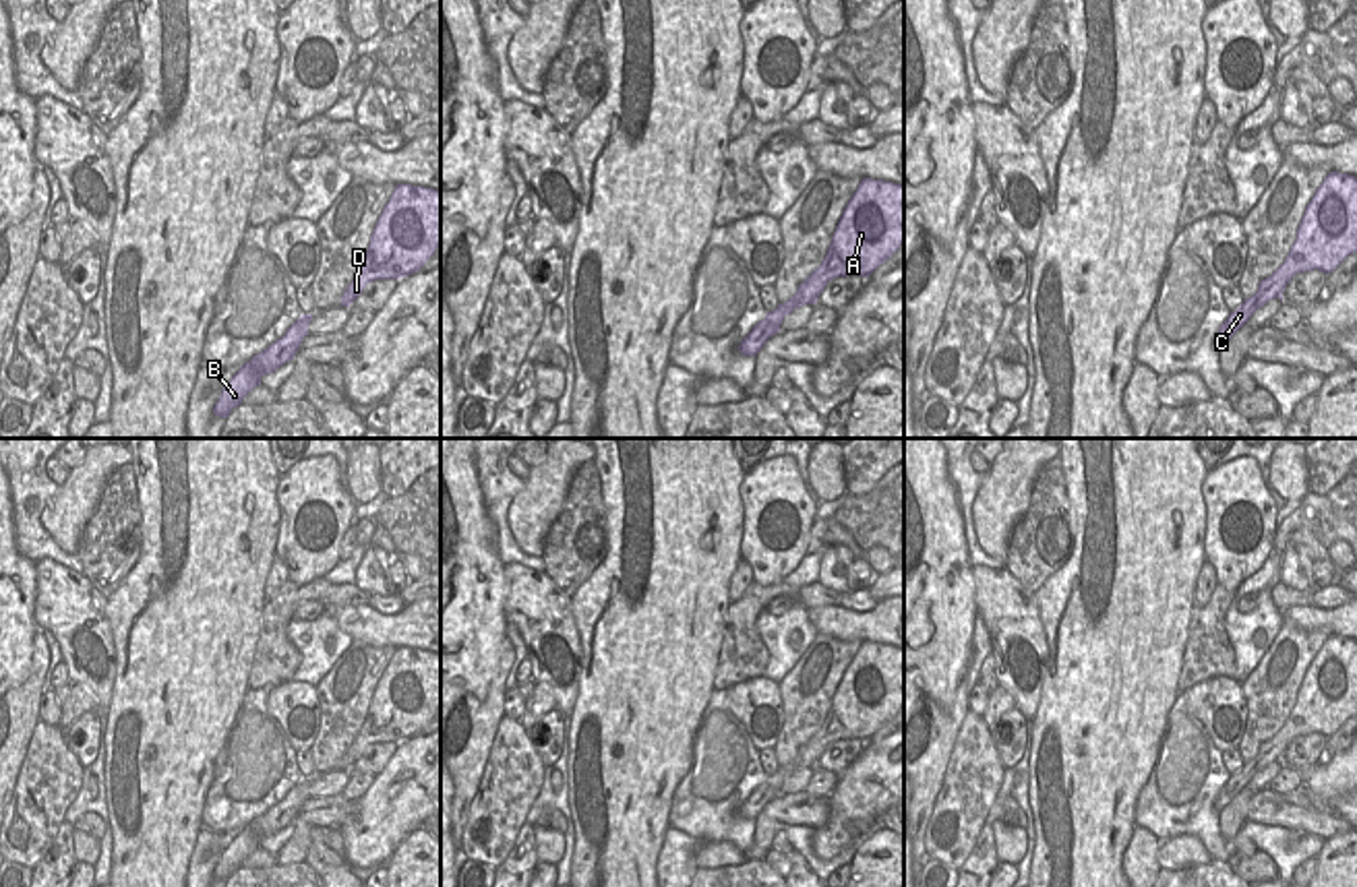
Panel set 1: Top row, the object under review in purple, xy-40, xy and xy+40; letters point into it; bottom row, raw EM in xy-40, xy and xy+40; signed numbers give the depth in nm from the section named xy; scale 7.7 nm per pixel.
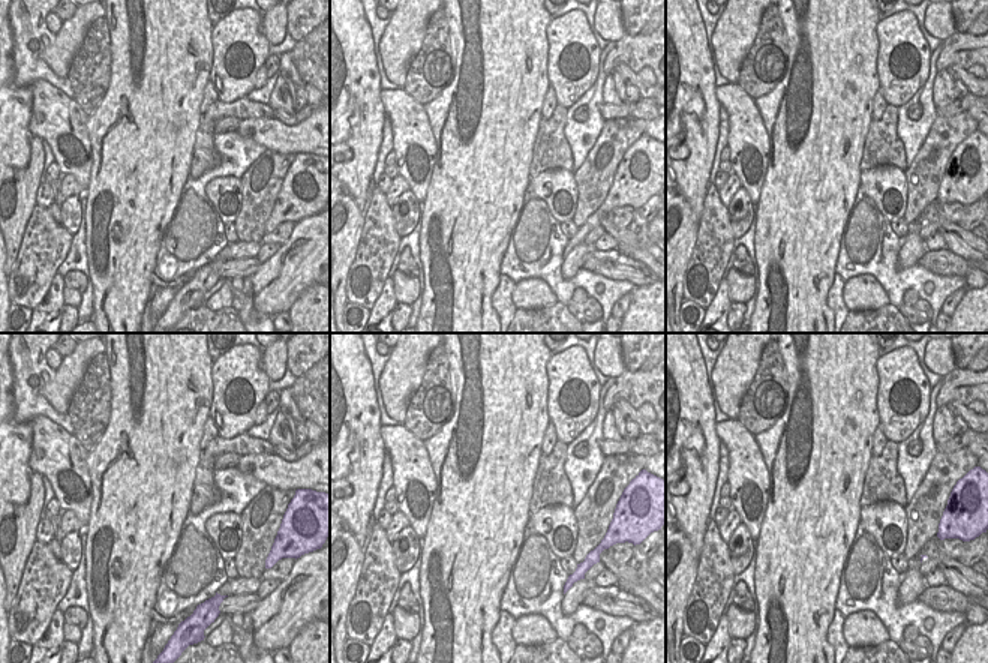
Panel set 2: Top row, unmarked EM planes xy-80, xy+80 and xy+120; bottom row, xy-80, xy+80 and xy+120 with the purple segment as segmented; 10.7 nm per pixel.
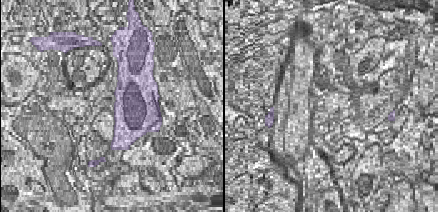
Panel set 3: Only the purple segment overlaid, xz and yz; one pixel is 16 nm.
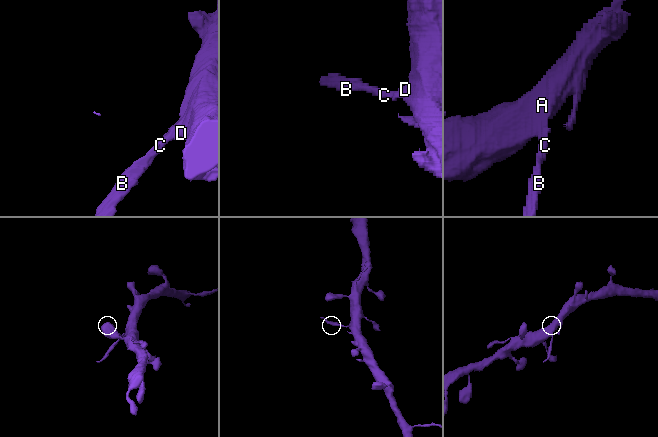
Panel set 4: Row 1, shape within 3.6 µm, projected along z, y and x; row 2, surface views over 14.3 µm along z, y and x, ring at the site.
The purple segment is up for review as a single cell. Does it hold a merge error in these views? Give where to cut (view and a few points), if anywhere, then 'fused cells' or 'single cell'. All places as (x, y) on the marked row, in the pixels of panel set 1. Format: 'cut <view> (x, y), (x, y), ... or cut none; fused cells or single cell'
cut xy+40 (1260, 286), (1254, 309); fused cells

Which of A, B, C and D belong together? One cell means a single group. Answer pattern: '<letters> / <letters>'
A D / B C

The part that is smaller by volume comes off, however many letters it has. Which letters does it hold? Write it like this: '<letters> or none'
B, C

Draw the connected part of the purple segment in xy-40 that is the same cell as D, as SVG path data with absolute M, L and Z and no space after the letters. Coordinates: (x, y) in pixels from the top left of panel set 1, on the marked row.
M397 184L385 205L366 256L341 296L348 306L374 279L401 279L420 271L441 246L441 190Z

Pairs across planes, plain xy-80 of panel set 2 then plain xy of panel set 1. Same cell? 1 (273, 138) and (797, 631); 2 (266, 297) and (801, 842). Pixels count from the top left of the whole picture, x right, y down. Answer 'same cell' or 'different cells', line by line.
1: different cells
2: different cells

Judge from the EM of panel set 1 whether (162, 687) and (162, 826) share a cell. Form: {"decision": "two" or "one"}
{"decision": "one"}

